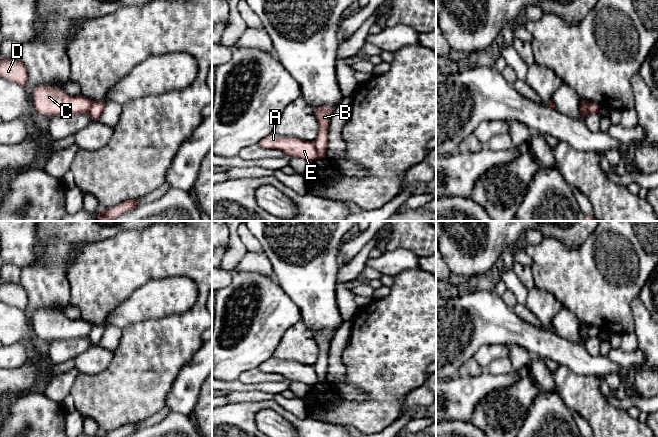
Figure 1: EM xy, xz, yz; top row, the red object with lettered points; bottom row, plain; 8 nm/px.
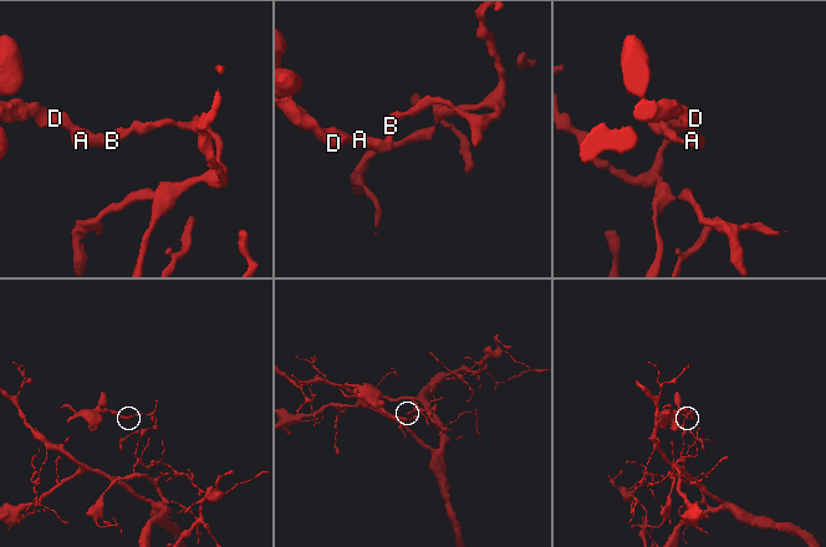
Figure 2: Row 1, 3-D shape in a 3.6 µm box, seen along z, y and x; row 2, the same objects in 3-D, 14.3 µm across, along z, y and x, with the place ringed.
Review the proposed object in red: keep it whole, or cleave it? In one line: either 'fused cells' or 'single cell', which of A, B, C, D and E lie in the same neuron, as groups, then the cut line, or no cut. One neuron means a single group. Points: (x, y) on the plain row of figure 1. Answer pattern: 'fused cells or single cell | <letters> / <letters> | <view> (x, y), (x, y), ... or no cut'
fused cells | A C D E / B | xz (313, 365), (319, 381)

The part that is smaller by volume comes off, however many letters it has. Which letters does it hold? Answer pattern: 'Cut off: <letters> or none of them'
Cut off: A, C, D, E

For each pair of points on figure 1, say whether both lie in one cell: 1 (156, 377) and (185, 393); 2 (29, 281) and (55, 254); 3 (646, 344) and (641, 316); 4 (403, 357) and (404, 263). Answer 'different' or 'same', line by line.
1: different
2: same
3: same
4: different

